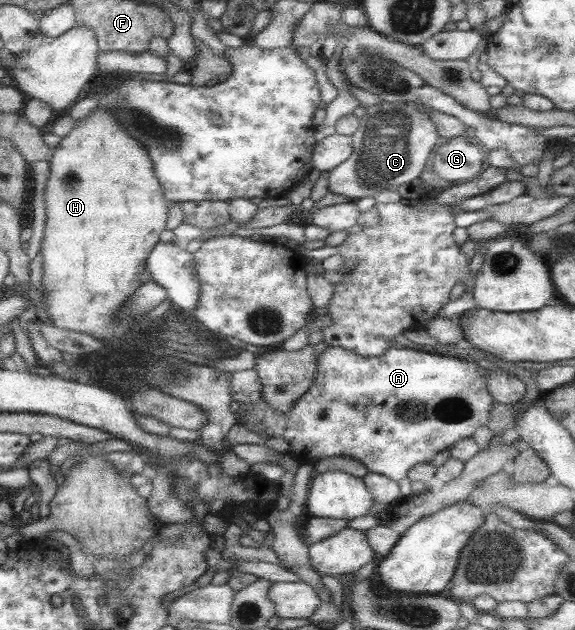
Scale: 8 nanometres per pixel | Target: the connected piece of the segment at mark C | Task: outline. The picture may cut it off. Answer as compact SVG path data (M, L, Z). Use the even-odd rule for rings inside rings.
M383 102L365 107L365 113L358 118L358 128L350 135L352 153L343 163L332 167L327 175L327 189L331 193L343 195L348 201L356 201L362 197L372 197L378 191L394 189L402 183L415 179L423 169L426 160L438 144L439 135L428 113L431 111L422 103Z

